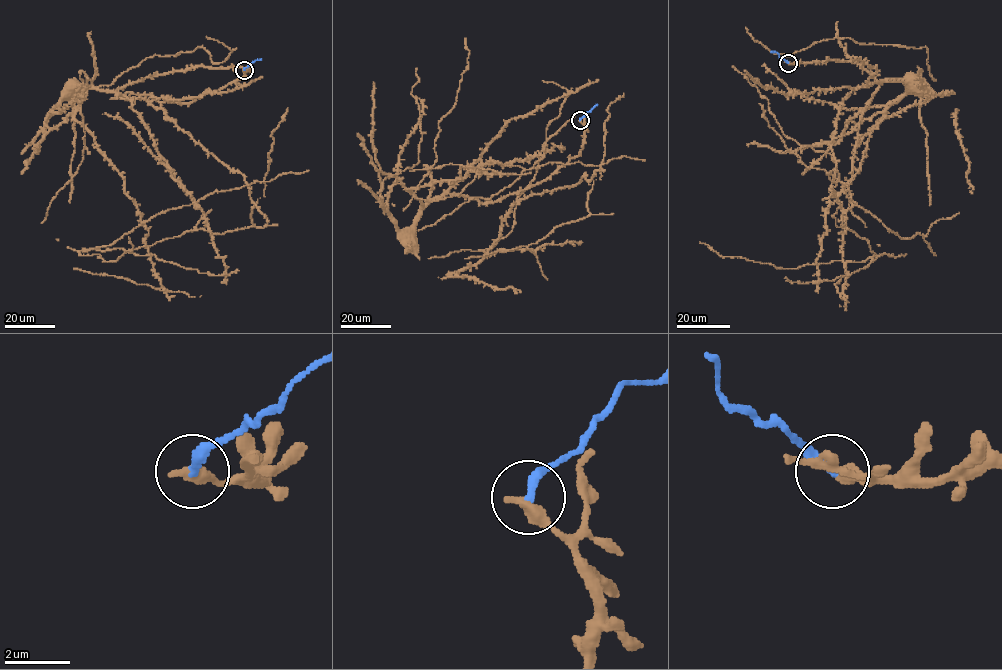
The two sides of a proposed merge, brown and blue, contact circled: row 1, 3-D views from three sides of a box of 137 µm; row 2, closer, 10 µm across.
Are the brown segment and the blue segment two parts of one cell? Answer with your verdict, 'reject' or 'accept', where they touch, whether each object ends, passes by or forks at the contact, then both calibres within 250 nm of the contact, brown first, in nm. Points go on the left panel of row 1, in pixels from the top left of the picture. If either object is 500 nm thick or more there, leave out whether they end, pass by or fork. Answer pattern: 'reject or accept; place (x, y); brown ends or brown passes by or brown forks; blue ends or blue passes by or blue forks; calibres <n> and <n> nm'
reject; place (244, 70); brown ends; blue ends; calibres 440 and 280 nm

